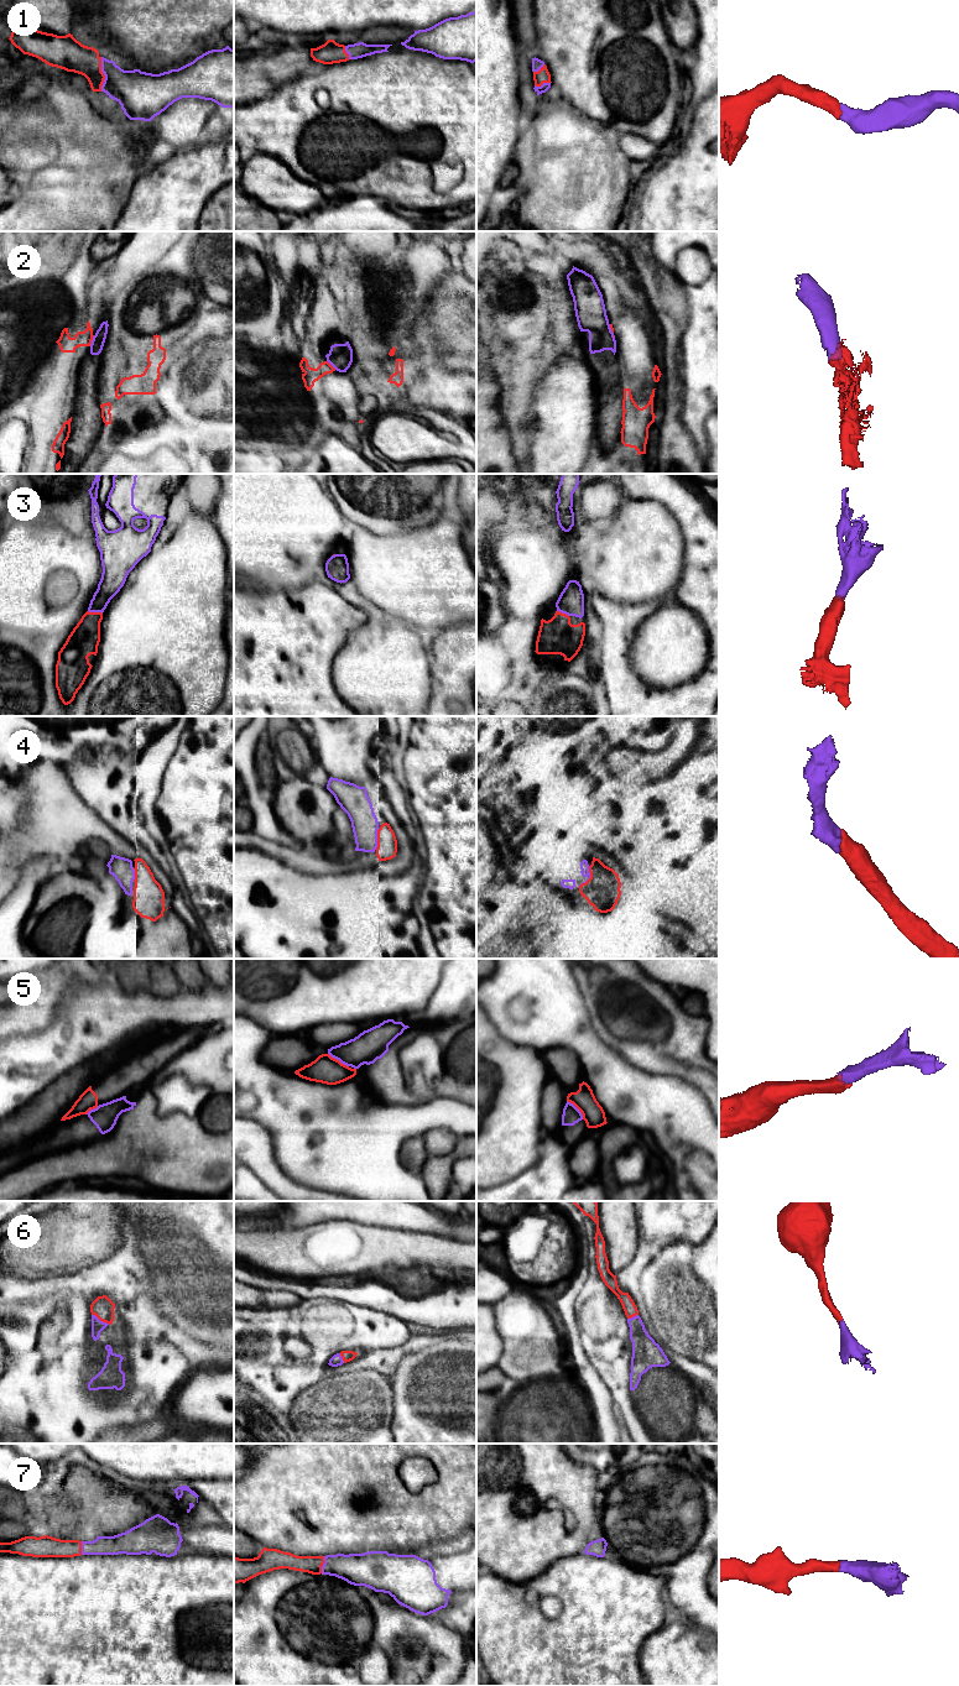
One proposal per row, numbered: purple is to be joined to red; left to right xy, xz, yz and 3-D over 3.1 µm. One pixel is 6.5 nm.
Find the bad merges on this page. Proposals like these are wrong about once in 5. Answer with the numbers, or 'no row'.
2, 5

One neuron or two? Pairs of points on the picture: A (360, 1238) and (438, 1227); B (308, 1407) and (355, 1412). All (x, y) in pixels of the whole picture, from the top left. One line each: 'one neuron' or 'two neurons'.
A: two neurons
B: one neuron

